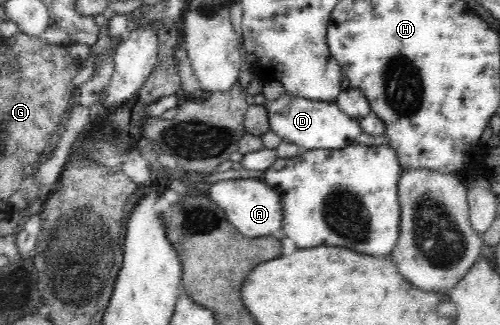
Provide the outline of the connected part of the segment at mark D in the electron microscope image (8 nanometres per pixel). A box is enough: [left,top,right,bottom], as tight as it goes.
[262,94,362,151]

